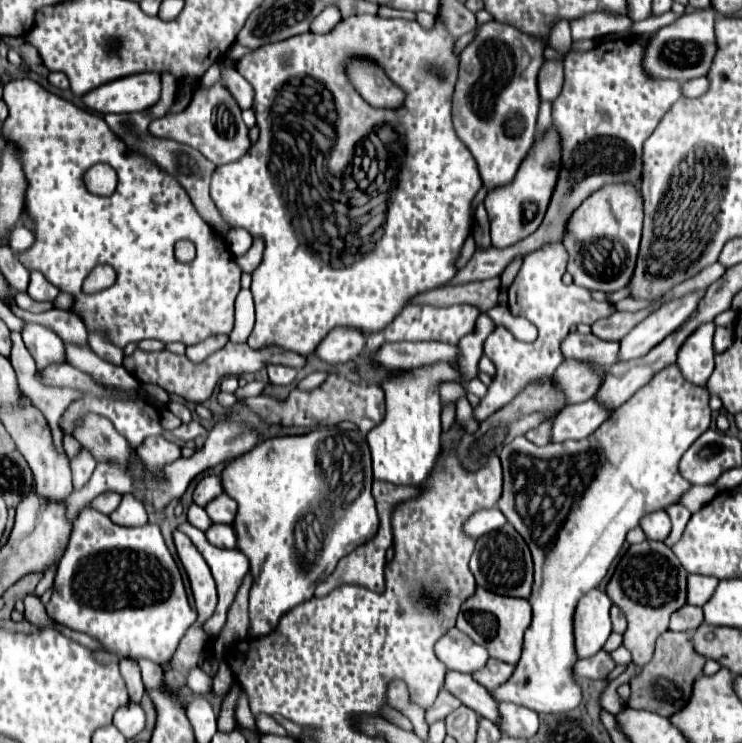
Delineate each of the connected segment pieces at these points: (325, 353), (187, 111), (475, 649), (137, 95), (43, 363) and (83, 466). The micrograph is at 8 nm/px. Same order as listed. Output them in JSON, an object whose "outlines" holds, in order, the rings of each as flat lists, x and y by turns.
{"outlines":[[[335,327,319,343,317,353,327,363,347,363,361,355,365,347,365,333,355,327]],[[217,81,209,89,195,91,191,97,191,103,181,113,155,119,149,125,149,133,153,137,165,137,177,143,185,143,201,151,209,161,217,165,225,165,225,163,241,159,241,155,245,155,247,149,251,147,249,129,241,119,241,109,221,81]],[[457,627,449,629,435,643,435,655,447,669,461,671,461,673,473,673,481,669,489,659,489,653,485,651,485,647,473,643,473,639,457,631]],[[139,73,105,83,81,97,81,101,101,113,133,113,145,111,157,103,161,93,161,77,157,73]],[[29,323,23,331,23,341,25,341,25,347,29,349,31,357,35,359,39,373,53,363,57,363,57,365,65,363,65,345,47,327]],[[81,447,81,451,71,459,73,487,75,487,75,489,81,489,81,487,89,481,91,473,95,471,95,465,97,465,95,457,93,457,85,447]]]}

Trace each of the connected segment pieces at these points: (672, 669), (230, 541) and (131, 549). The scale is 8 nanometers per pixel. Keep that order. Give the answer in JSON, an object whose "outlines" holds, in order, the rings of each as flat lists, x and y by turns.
{"outlines":[[[665,631,657,639,653,659,643,667,643,673,631,681,631,697,627,701,627,707,645,709,663,717,671,717,673,713,677,713,687,705,693,681,699,675,703,675,703,665,705,665,705,657,693,651,689,639,691,639,689,633,675,633,675,631]],[[211,525,205,531,205,537,211,545,223,547,223,549,233,549,237,543,237,537,235,537,235,531,231,525]],[[83,509,73,523,67,551,57,565,47,613,53,621,73,631,91,635,97,643,101,643,103,649,115,653,119,659,143,657,157,665,173,657,181,637,197,619,195,609,191,609,187,601,179,567,171,557,159,527,151,523,143,527,121,527,115,525,107,515,93,509]]]}

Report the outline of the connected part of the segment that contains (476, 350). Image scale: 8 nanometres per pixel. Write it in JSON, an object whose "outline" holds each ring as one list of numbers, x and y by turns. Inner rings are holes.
{"outline":[[483,313,479,315,475,329,459,341,459,373,461,373,459,383,461,385,477,377,477,363,483,355,483,343,493,333,493,329,495,329,495,323]]}

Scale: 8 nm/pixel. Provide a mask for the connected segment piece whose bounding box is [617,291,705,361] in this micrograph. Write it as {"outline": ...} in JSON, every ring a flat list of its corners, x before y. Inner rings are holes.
{"outline":[[705,291,689,293,681,299,665,303,659,311,655,311,645,321,641,321,631,333,627,333,621,339,621,349,619,349,617,361,631,361,631,359,639,359,639,357,647,355,649,349,659,345,695,311,703,293]]}

